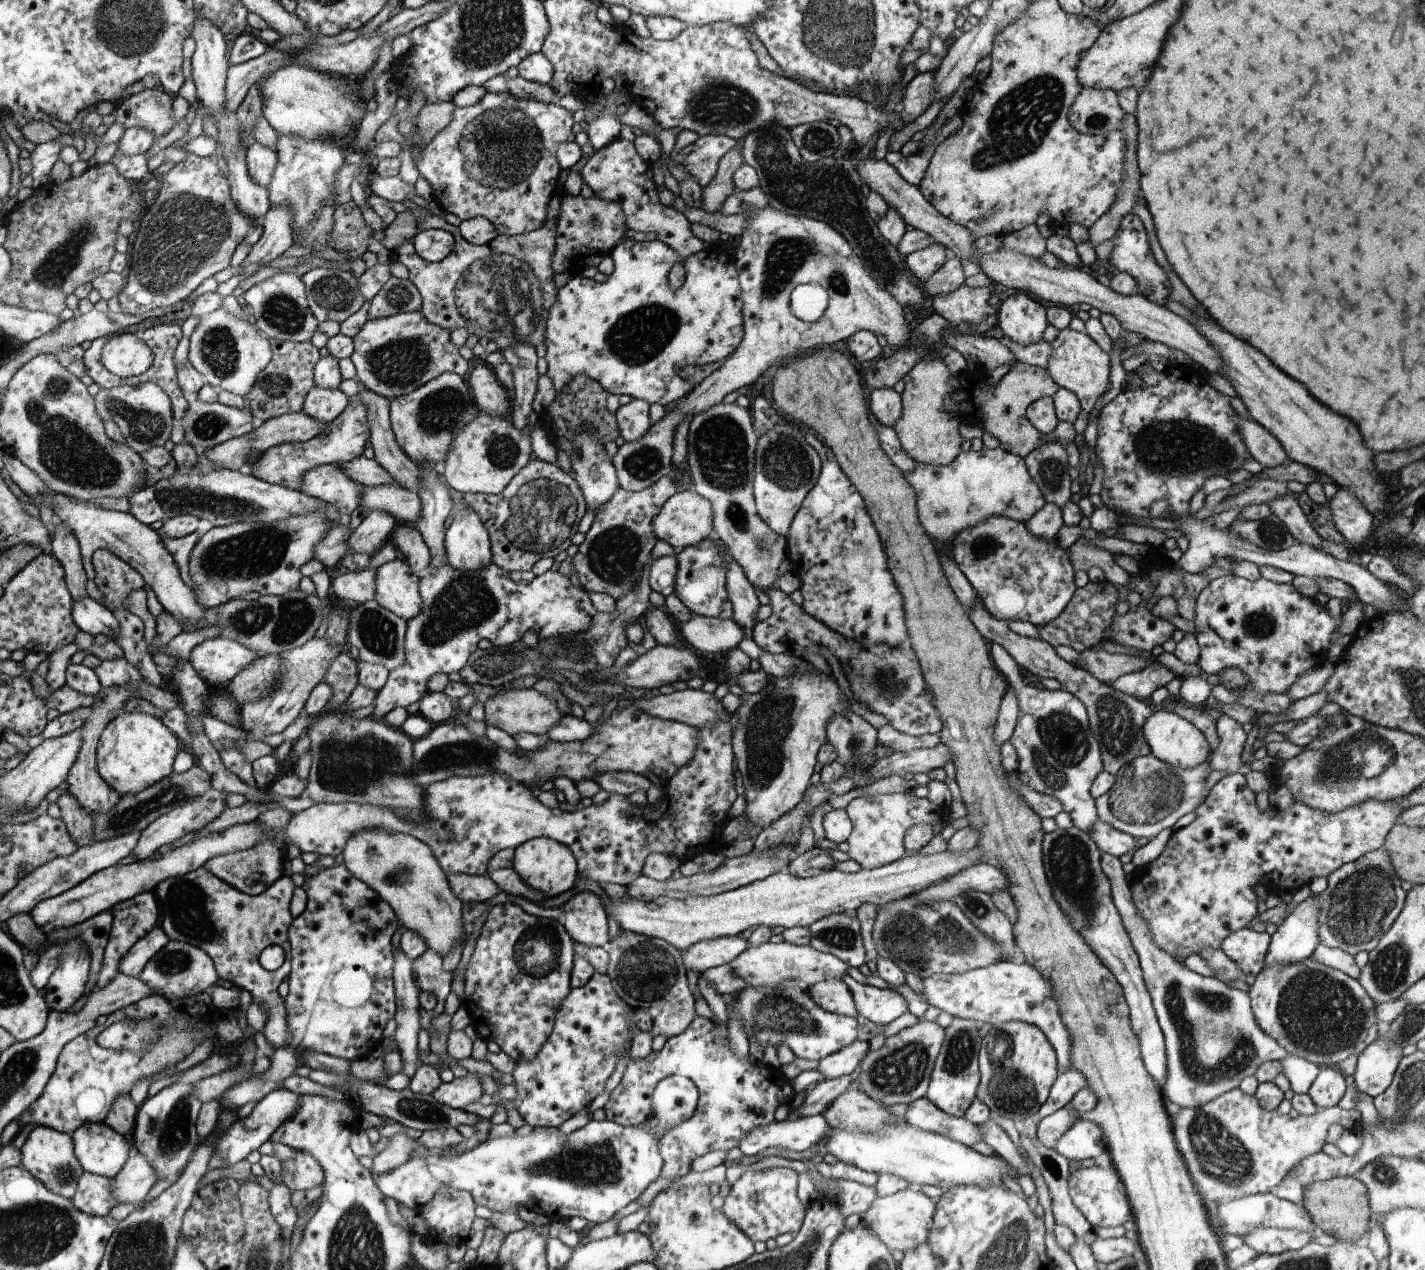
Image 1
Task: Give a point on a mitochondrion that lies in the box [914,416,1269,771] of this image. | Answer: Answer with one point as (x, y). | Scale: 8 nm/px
(1114, 722)

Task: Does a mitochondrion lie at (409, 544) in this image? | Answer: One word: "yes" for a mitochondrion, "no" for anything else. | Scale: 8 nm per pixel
no

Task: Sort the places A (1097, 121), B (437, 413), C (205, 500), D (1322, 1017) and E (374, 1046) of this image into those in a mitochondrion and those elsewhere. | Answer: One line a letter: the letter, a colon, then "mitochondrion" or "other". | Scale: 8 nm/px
A: mitochondrion
B: mitochondrion
C: mitochondrion
D: mitochondrion
E: other

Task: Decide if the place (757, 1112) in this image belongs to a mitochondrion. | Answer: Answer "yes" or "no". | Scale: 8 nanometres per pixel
no

